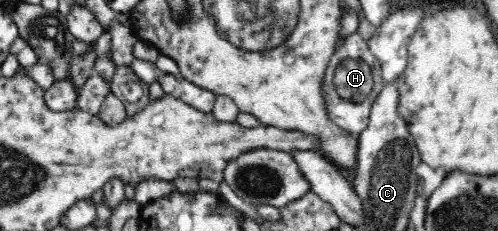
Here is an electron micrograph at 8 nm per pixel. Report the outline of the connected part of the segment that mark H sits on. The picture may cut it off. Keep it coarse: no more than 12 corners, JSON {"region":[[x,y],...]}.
{"region":[[357,31],[339,39],[322,81],[328,118],[366,129],[384,86]]}

